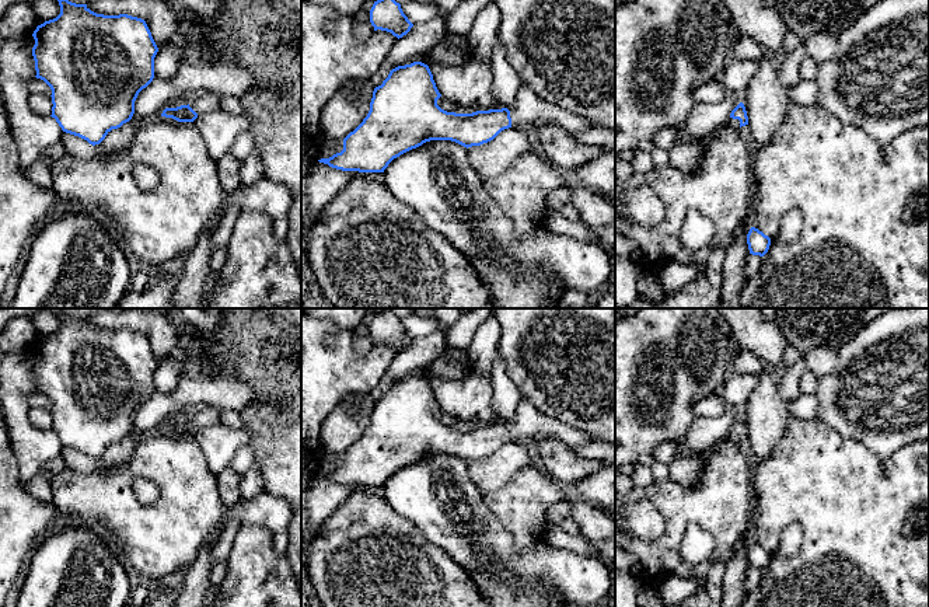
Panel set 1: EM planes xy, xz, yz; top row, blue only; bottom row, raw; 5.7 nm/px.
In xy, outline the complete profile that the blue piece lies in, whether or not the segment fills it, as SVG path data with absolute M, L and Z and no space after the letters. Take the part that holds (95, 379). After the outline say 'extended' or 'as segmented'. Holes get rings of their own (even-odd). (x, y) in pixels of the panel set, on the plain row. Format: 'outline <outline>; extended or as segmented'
outline M59 313L60 328L38 339L32 350L35 359L36 393L43 394L52 404L52 432L63 446L78 450L90 458L99 458L112 444L129 436L135 428L139 407L154 393L154 371L158 362L144 334L128 328L104 329L91 325L87 318L76 318Z; as segmented

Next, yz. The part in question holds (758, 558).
outline M751 541L747 548L750 568L764 571L771 559L771 552L755 541Z; as segmented

